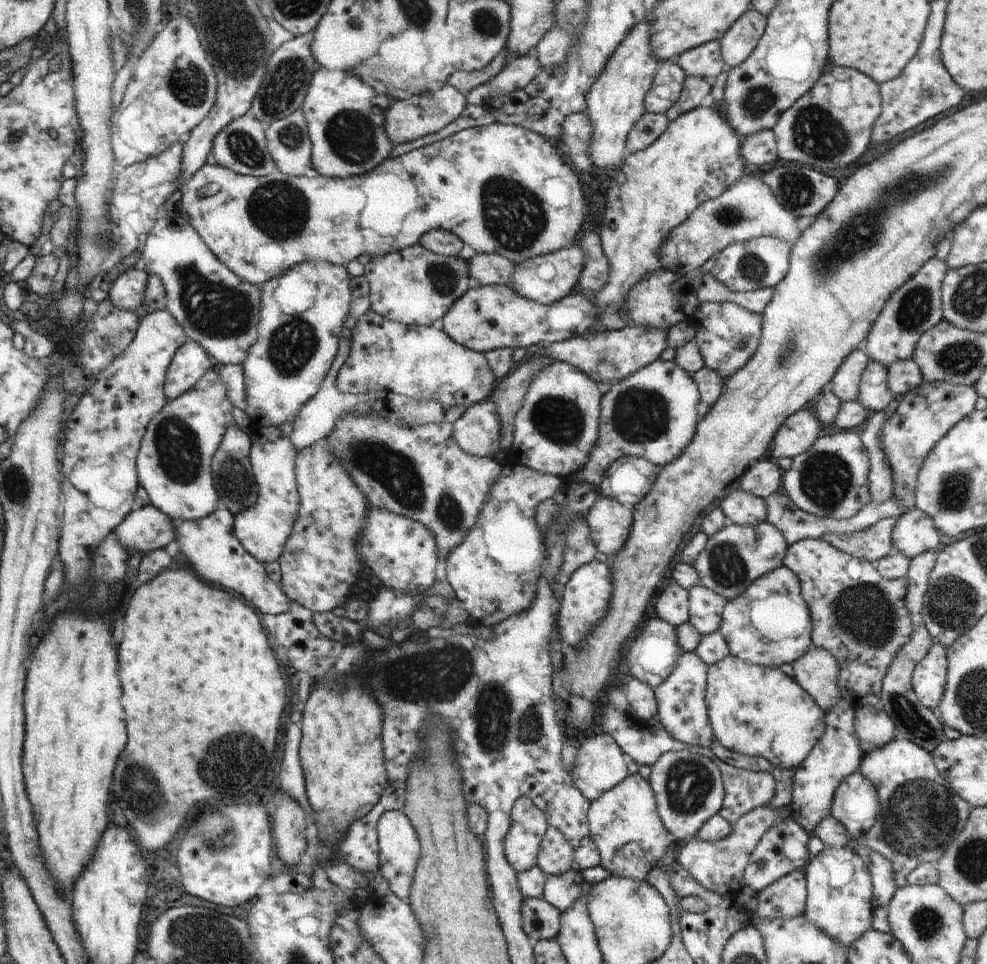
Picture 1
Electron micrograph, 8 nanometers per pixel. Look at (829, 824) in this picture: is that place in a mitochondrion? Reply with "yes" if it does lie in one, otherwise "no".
no

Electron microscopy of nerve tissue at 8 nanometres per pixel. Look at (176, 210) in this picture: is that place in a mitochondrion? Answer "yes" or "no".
no

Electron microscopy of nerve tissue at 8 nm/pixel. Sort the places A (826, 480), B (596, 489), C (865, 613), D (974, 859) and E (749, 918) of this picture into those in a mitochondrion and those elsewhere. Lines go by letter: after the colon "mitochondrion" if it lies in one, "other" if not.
A: mitochondrion
B: other
C: mitochondrion
D: mitochondrion
E: other

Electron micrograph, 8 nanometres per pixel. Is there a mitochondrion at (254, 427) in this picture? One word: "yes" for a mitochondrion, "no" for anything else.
no

